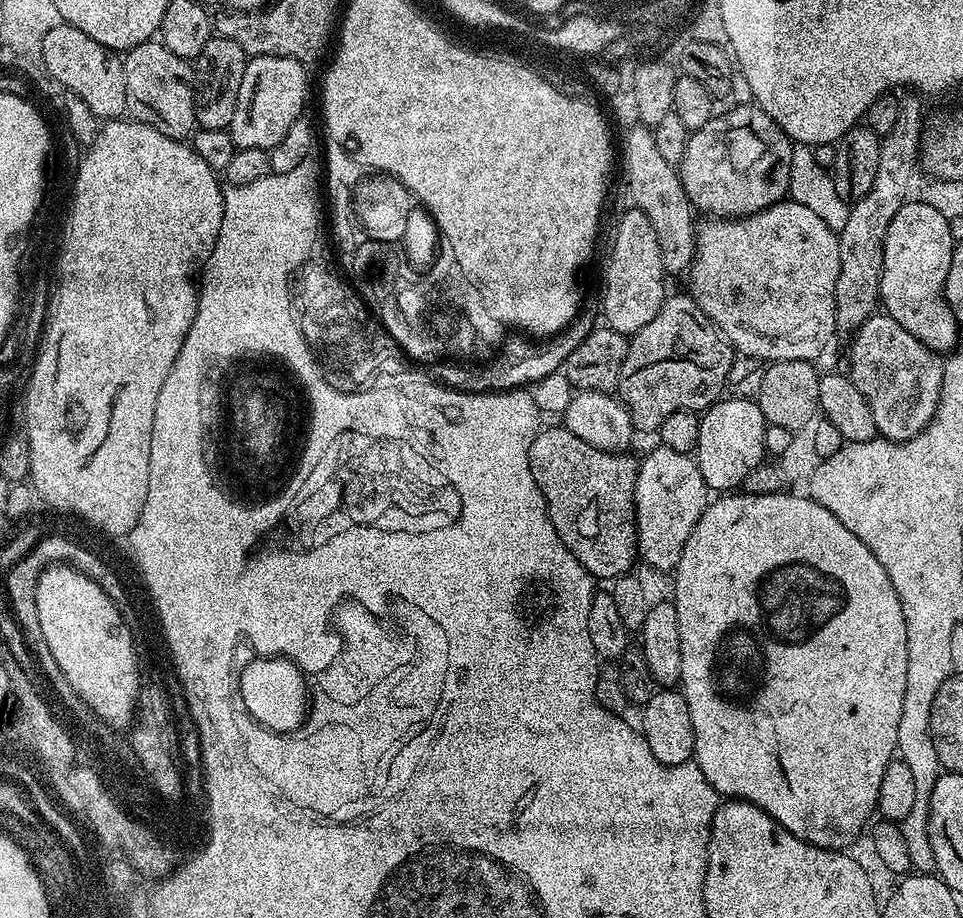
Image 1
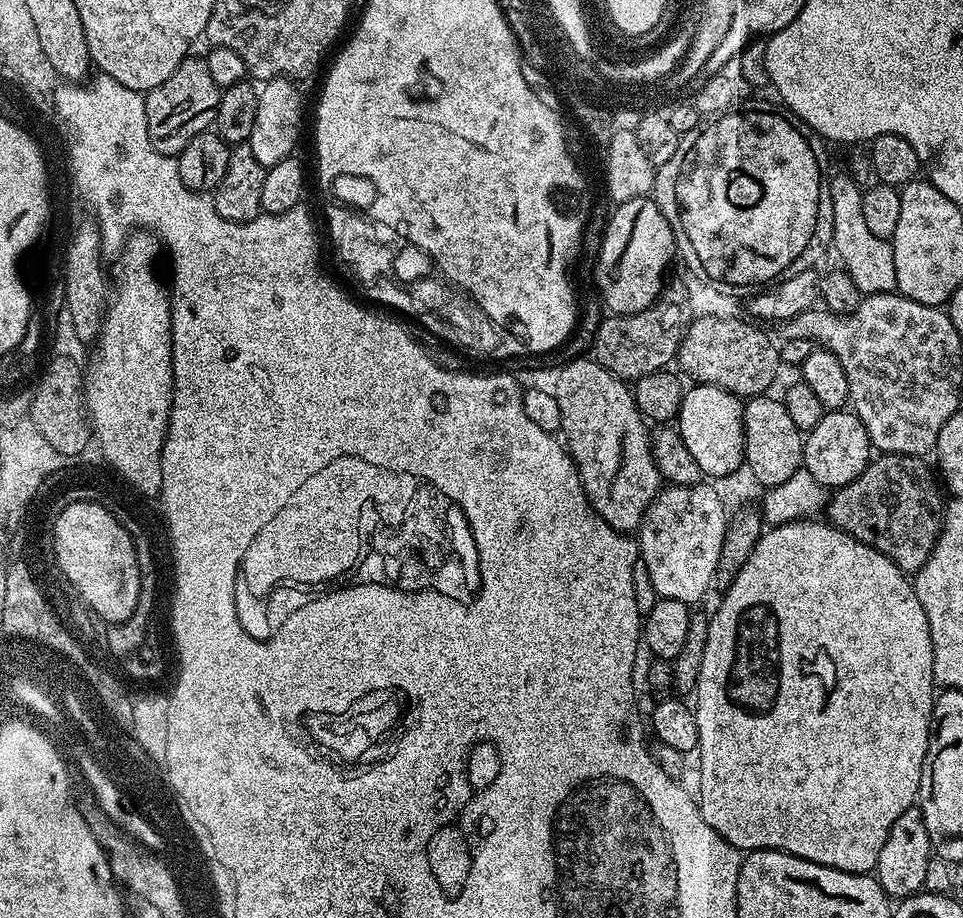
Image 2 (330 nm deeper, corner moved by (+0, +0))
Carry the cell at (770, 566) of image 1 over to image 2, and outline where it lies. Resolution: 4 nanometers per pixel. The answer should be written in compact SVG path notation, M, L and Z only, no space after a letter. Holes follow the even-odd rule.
M809 518L807 520L795 520L789 524L777 524L769 527L760 537L760 541L754 546L750 558L746 558L746 566L738 570L734 582L719 597L720 605L716 613L711 613L708 622L708 633L706 634L706 654L702 654L702 670L704 676L698 678L698 746L700 753L704 756L704 785L701 786L699 806L700 816L706 826L720 835L727 844L733 844L735 848L745 853L757 851L762 848L769 848L775 852L794 854L803 860L809 860L822 866L837 868L843 872L859 872L868 874L873 871L878 862L878 854L882 854L882 845L898 822L902 814L906 814L908 808L917 803L920 794L920 783L922 782L922 766L926 762L926 750L928 749L928 735L932 729L932 703L938 695L938 685L934 678L934 650L932 649L932 635L930 634L930 622L926 622L926 610L922 610L922 602L918 602L918 594L913 581L903 572L886 554L858 542L850 534L846 534L841 528L825 522L820 518Z

